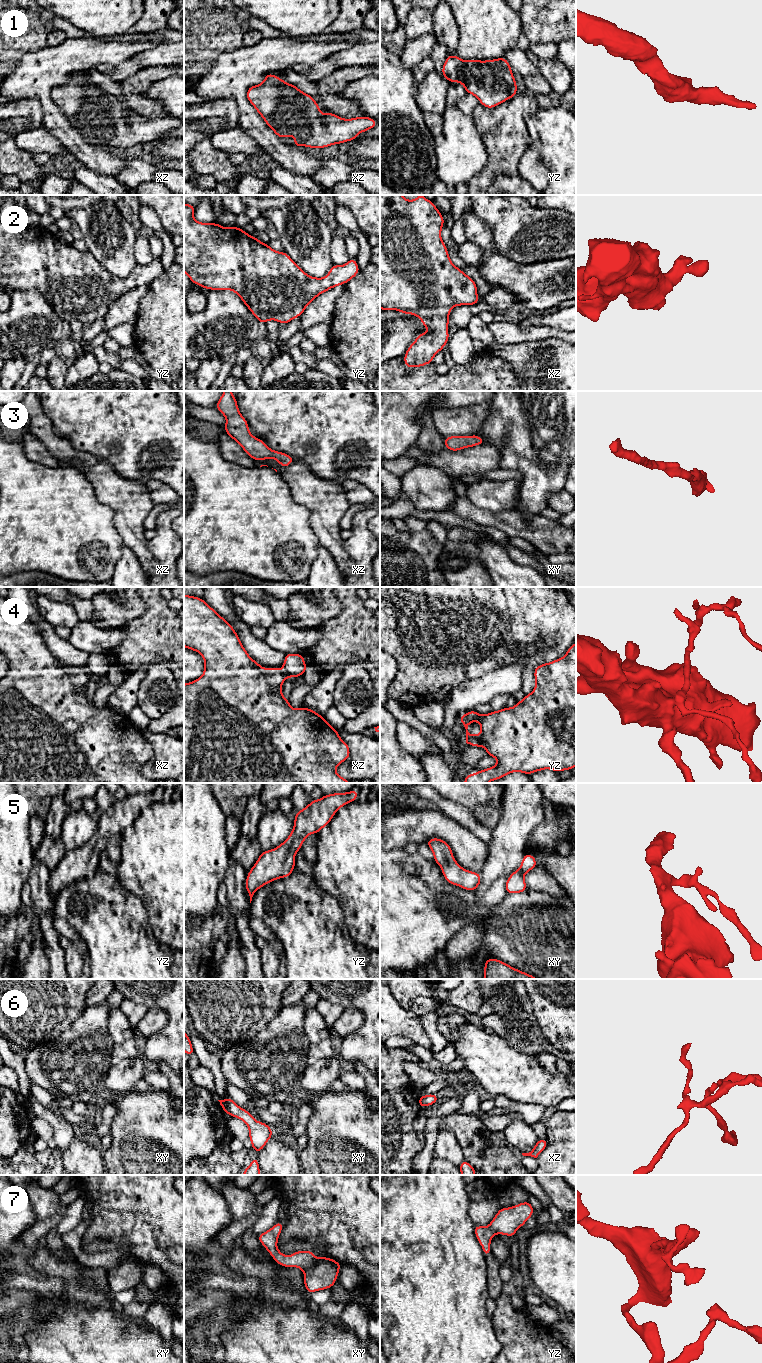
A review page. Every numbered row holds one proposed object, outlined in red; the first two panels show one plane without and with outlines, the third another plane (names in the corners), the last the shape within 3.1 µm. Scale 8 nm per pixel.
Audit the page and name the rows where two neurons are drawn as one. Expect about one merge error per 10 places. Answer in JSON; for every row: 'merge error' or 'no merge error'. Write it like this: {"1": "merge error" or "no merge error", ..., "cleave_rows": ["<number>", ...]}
{"1": "no merge error", "2": "no merge error", "3": "no merge error", "4": "merge error", "5": "no merge error", "6": "no merge error", "7": "no merge error", "cleave_rows": ["4"]}

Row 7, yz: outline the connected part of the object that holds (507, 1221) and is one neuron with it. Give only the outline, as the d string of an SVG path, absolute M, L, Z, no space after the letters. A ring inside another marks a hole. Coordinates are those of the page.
M526 1201L509 1208L500 1208L487 1227L474 1225L475 1236L483 1248L484 1256L487 1257L491 1253L490 1242L495 1234L513 1237L533 1212L533 1206Z

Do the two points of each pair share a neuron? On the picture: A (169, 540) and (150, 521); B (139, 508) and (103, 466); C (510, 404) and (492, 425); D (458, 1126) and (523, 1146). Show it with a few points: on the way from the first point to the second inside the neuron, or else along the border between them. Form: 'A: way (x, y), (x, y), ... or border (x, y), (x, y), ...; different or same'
A: border (168, 506), (157, 517), (154, 529); different
B: way (129, 498), (107, 476); same
C: way (508, 409), (497, 420); same
D: border (501, 1132), (506, 1141), (515, 1150); different

